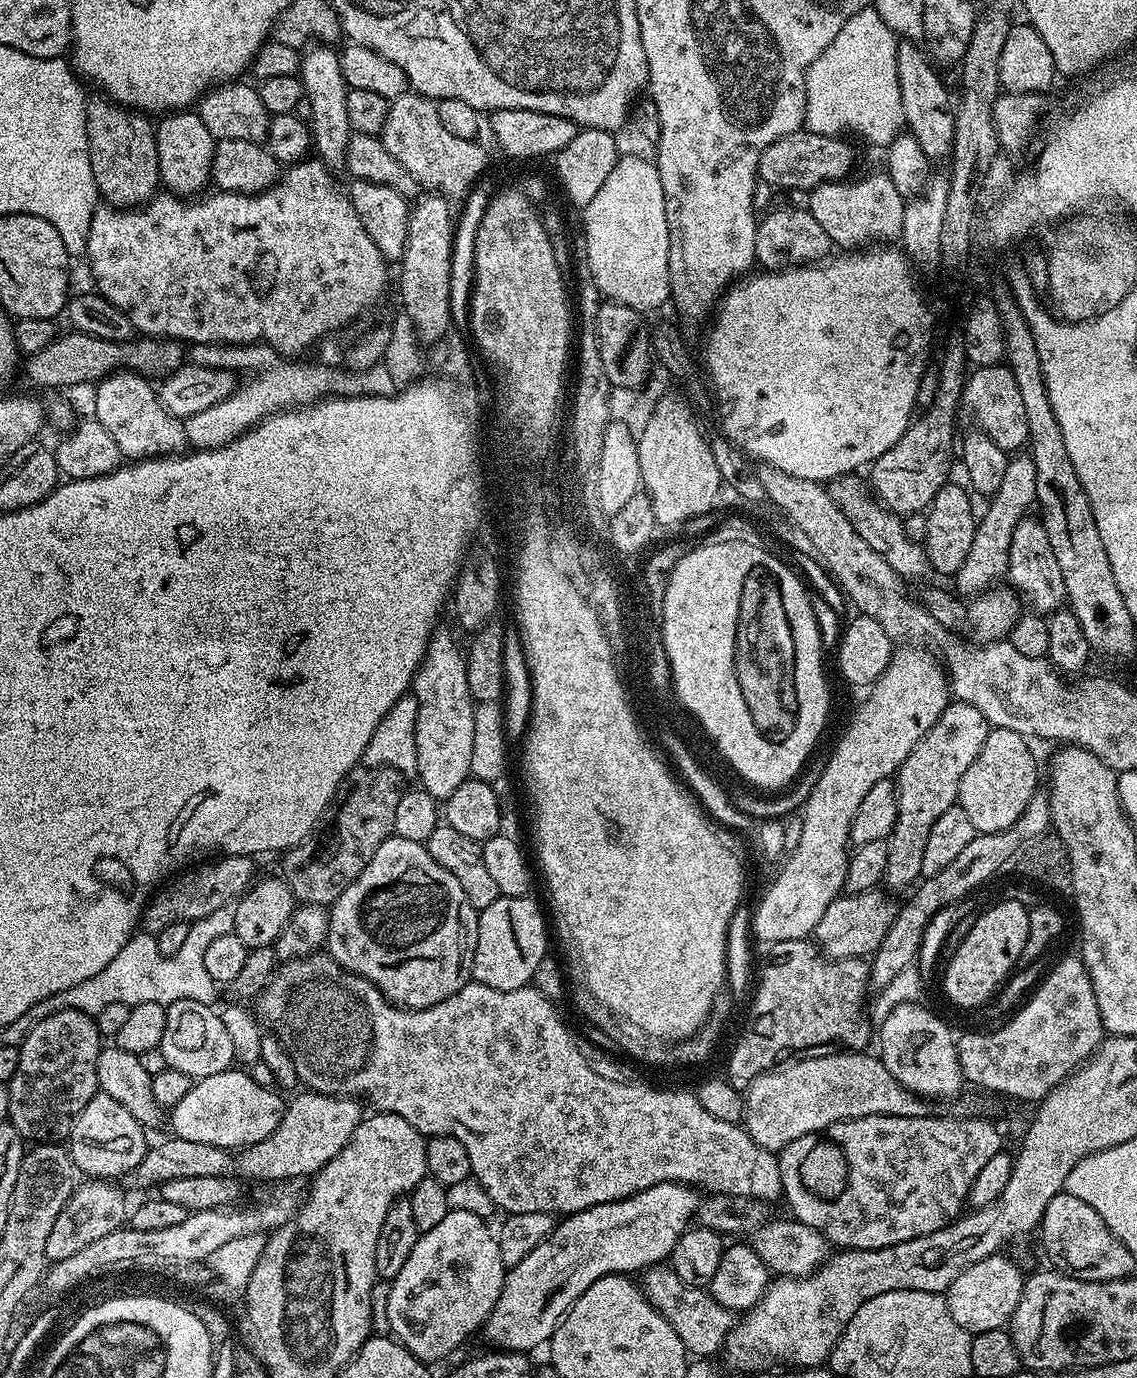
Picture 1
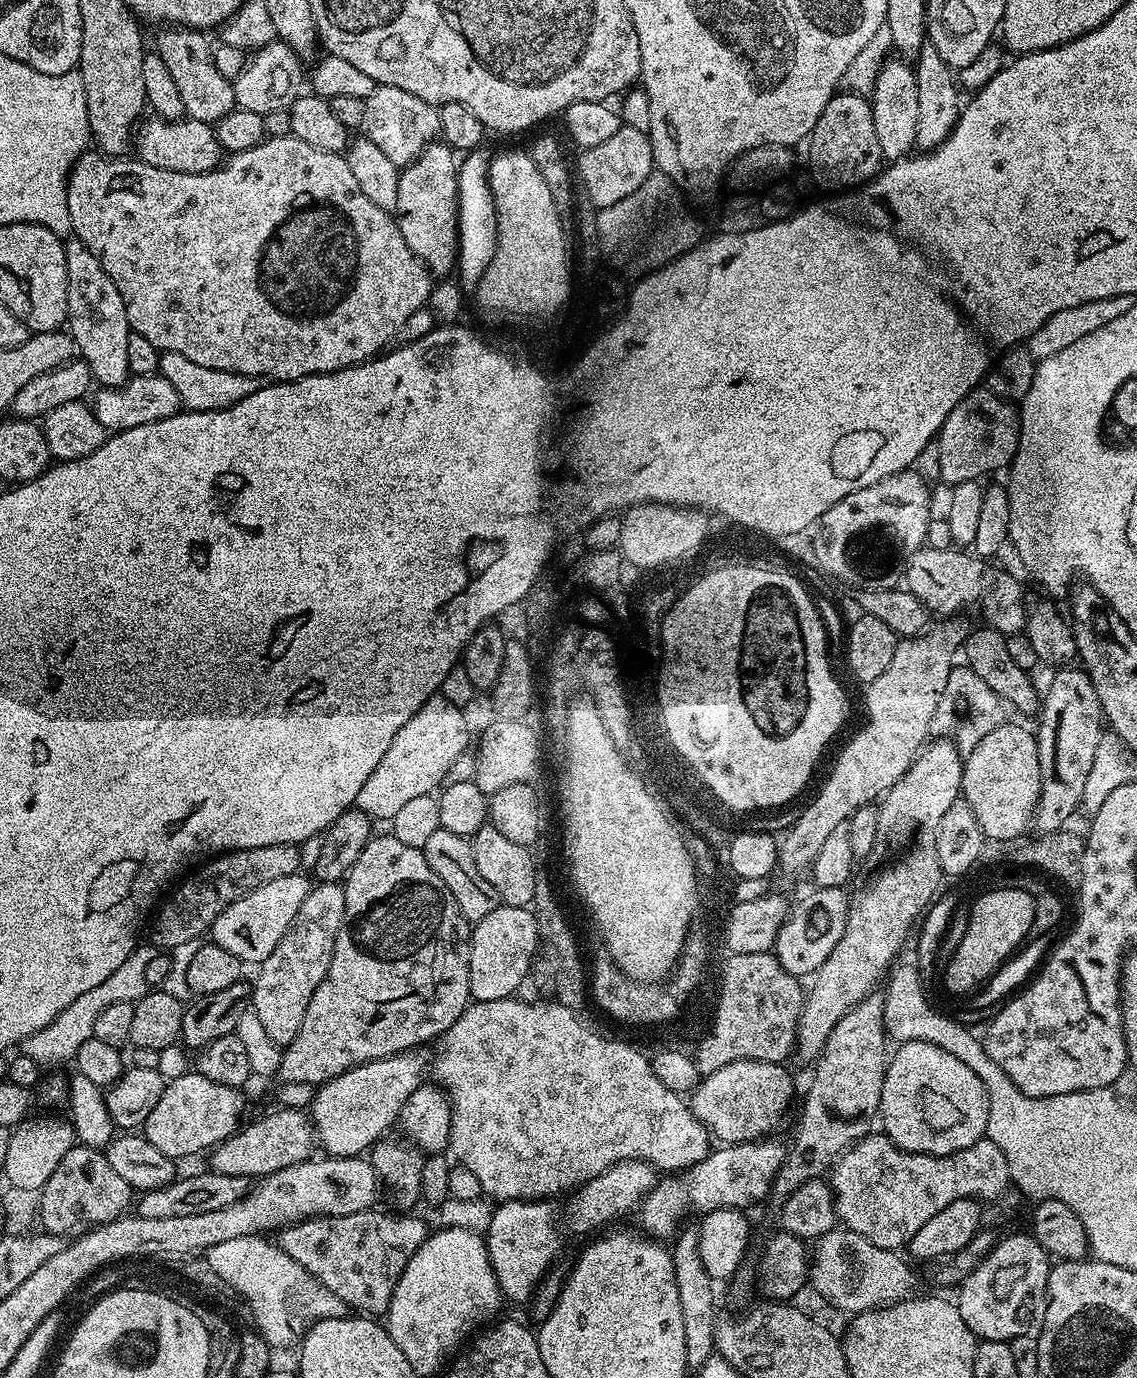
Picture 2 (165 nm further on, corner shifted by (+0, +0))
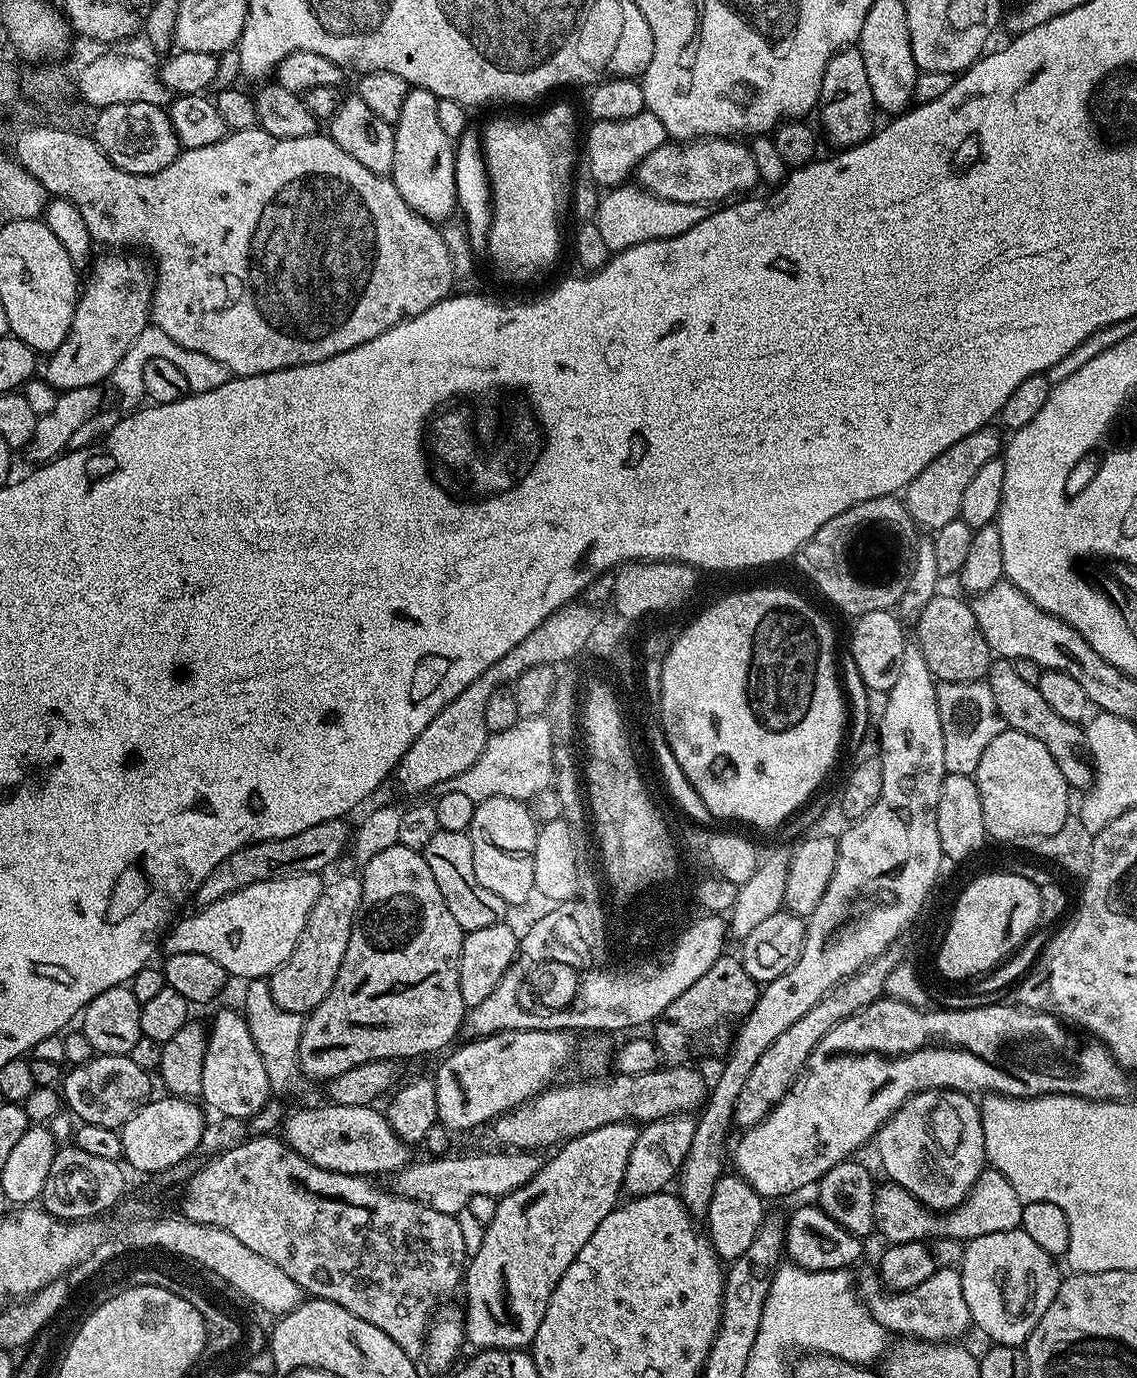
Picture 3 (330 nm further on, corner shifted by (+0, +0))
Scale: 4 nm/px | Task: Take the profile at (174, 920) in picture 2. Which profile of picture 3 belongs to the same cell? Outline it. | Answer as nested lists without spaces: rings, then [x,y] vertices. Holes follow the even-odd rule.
[[[347,819],[327,820],[318,826],[310,826],[310,830],[302,830],[302,834],[294,834],[290,838],[270,838],[259,840],[253,844],[242,846],[234,850],[234,854],[226,854],[214,870],[198,886],[194,894],[197,905],[213,904],[246,886],[254,886],[254,882],[267,880],[281,880],[287,876],[297,876],[307,872],[323,873],[323,868],[328,868],[350,844],[350,828]]]

